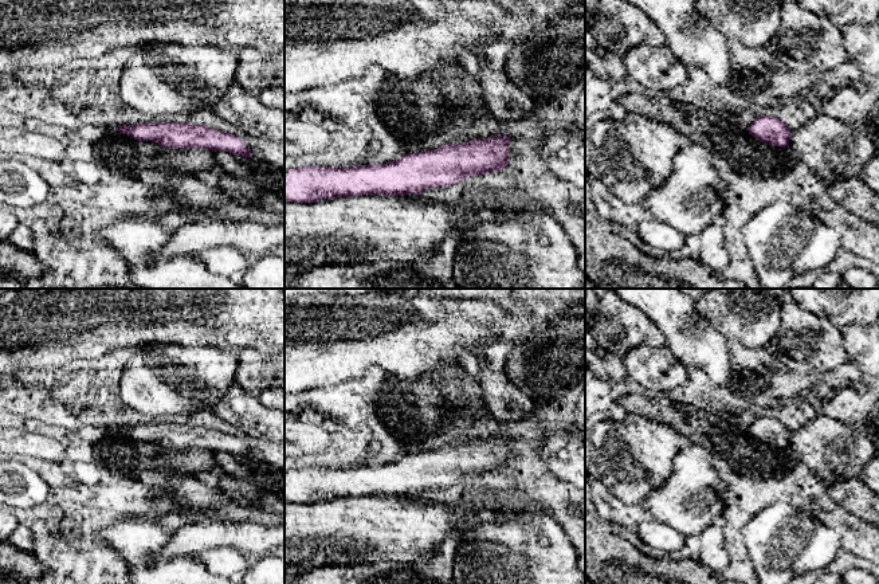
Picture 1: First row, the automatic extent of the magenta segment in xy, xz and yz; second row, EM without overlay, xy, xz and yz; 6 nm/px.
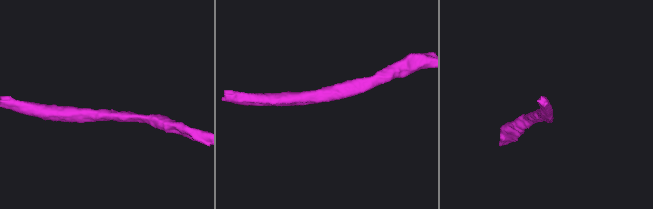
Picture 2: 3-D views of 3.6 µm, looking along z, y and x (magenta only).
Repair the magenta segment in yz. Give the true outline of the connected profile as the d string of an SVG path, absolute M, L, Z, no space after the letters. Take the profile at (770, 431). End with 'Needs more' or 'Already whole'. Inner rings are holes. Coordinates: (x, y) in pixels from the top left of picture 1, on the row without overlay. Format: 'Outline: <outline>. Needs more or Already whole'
Outline: M760 416L750 426L747 432L760 443L778 448L789 447L792 432L776 418Z. Already whole

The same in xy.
Outline: M189 423L121 426L115 432L127 435L134 440L156 443L164 448L224 451L252 459L251 451L238 436Z. Already whole

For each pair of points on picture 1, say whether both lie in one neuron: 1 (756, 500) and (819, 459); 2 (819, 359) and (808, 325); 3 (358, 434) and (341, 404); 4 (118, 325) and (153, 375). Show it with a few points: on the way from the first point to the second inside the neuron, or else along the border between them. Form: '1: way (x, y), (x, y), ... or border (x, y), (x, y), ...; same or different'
1: border (789, 446), (793, 454), (827, 486); different
2: way (819, 351), (819, 345), (808, 333); same
3: way (358, 427), (358, 422), (348, 411); same
4: border (167, 343), (148, 343), (136, 348); different

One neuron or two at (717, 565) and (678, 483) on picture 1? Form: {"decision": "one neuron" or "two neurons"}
{"decision": "one neuron"}

